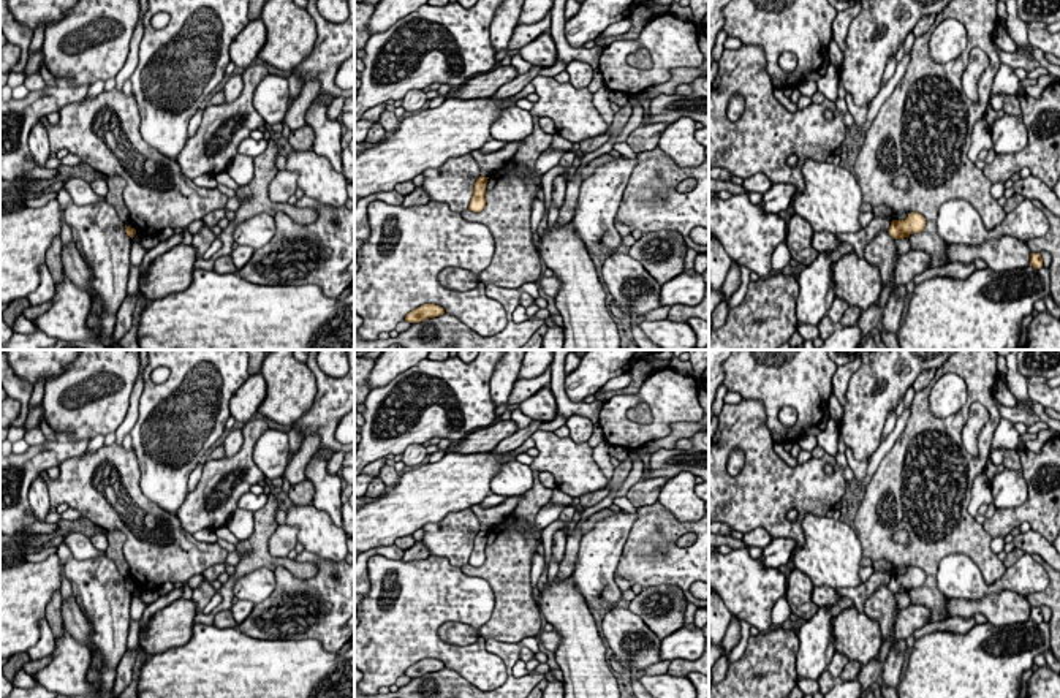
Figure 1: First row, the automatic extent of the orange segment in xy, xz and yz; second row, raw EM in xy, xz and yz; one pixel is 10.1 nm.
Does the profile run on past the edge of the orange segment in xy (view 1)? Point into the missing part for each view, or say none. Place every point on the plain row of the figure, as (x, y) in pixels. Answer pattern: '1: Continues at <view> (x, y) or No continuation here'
1: No continuation here

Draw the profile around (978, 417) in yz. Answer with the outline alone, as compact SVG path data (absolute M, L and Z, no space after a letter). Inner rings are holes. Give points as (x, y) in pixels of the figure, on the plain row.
M973 402L970 407L968 419L962 429L962 443L965 450L975 457L978 457L979 454L978 435L987 421L989 421L987 408L979 402Z

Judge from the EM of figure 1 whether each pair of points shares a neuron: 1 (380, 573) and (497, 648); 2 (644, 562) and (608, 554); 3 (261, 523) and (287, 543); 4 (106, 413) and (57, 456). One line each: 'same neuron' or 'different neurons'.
1: different neurons
2: different neurons
3: different neurons
4: different neurons

